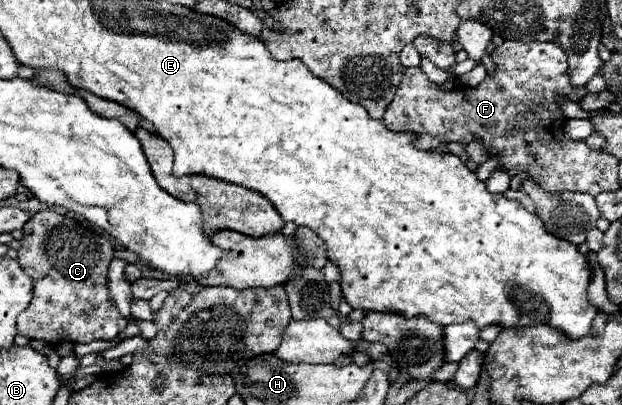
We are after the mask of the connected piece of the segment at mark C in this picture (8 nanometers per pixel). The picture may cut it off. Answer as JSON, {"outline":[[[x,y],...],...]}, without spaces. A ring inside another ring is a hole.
{"outline":[[[41,210],[23,226],[21,248],[17,250],[17,254],[21,268],[33,278],[35,284],[29,308],[25,308],[17,318],[17,330],[21,336],[31,340],[43,340],[51,346],[59,346],[63,342],[71,344],[89,344],[93,340],[111,342],[121,336],[121,332],[127,326],[127,318],[119,314],[107,288],[107,266],[115,254],[113,242],[107,236],[83,226],[69,214],[59,214],[55,210]]]}

